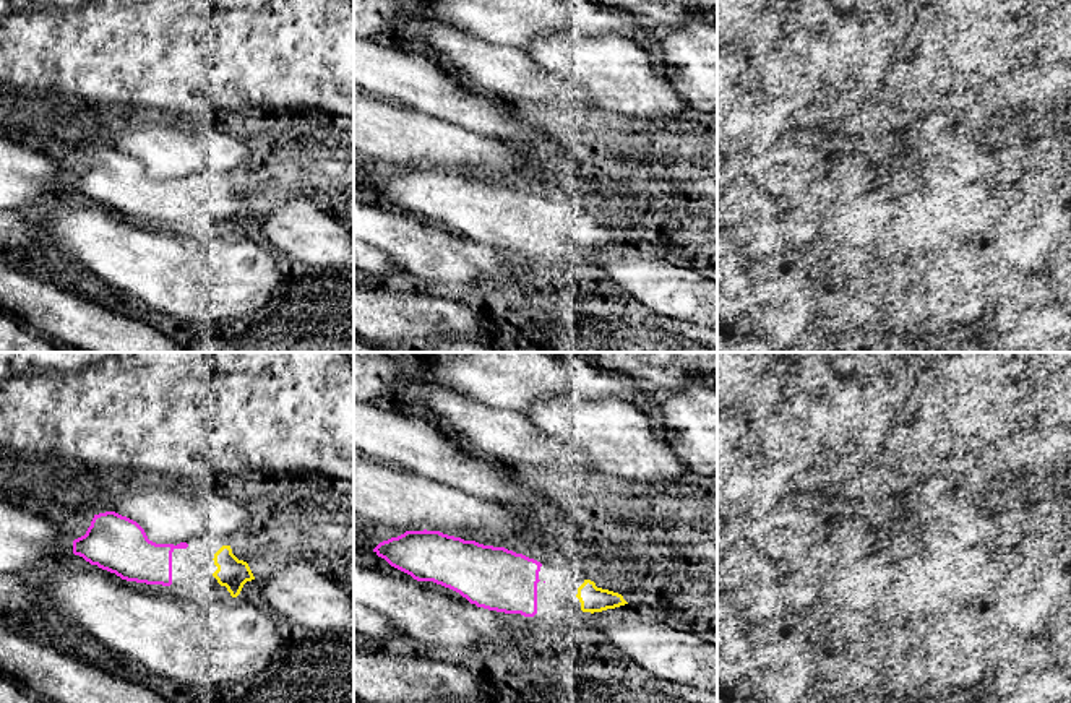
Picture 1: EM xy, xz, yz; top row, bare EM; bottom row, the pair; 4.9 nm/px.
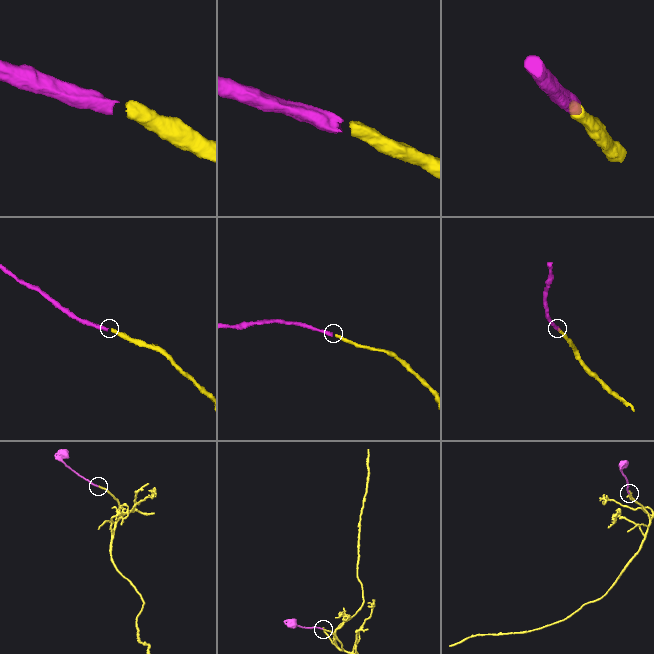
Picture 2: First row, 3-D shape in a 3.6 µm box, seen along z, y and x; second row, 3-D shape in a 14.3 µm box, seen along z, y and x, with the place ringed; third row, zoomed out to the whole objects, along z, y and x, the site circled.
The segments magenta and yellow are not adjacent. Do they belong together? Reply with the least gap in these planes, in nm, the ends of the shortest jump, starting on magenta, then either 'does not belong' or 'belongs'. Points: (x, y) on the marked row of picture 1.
140 nm | xy (187, 546), (215, 554) | belongs

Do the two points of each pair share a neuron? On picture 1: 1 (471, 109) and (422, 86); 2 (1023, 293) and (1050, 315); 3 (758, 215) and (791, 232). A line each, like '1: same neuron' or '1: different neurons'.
1: same neuron
2: different neurons
3: different neurons

